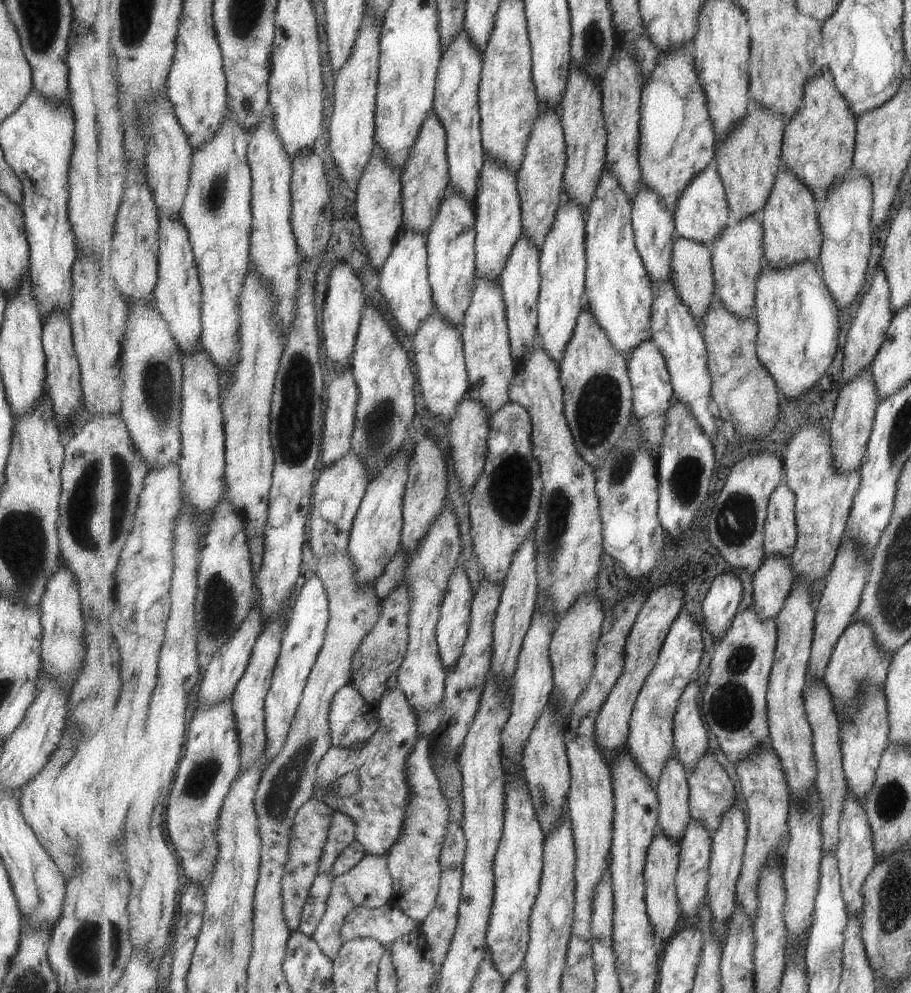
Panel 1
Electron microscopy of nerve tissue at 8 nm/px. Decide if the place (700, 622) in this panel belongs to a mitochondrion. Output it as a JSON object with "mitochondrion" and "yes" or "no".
{"mitochondrion":"no"}

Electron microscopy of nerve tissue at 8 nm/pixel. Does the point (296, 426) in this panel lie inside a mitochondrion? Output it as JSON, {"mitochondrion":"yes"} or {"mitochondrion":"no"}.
{"mitochondrion":"yes"}

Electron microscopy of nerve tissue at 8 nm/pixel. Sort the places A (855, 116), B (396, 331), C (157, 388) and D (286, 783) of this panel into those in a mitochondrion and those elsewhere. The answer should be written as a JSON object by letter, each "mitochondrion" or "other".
{"A":"other","B":"other","C":"mitochondrion","D":"mitochondrion"}

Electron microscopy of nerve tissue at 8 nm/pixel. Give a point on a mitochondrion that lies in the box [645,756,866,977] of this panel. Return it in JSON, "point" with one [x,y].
{"point":[829,952]}

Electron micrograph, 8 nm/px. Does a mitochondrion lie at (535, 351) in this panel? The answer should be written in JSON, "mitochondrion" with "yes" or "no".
{"mitochondrion":"no"}

